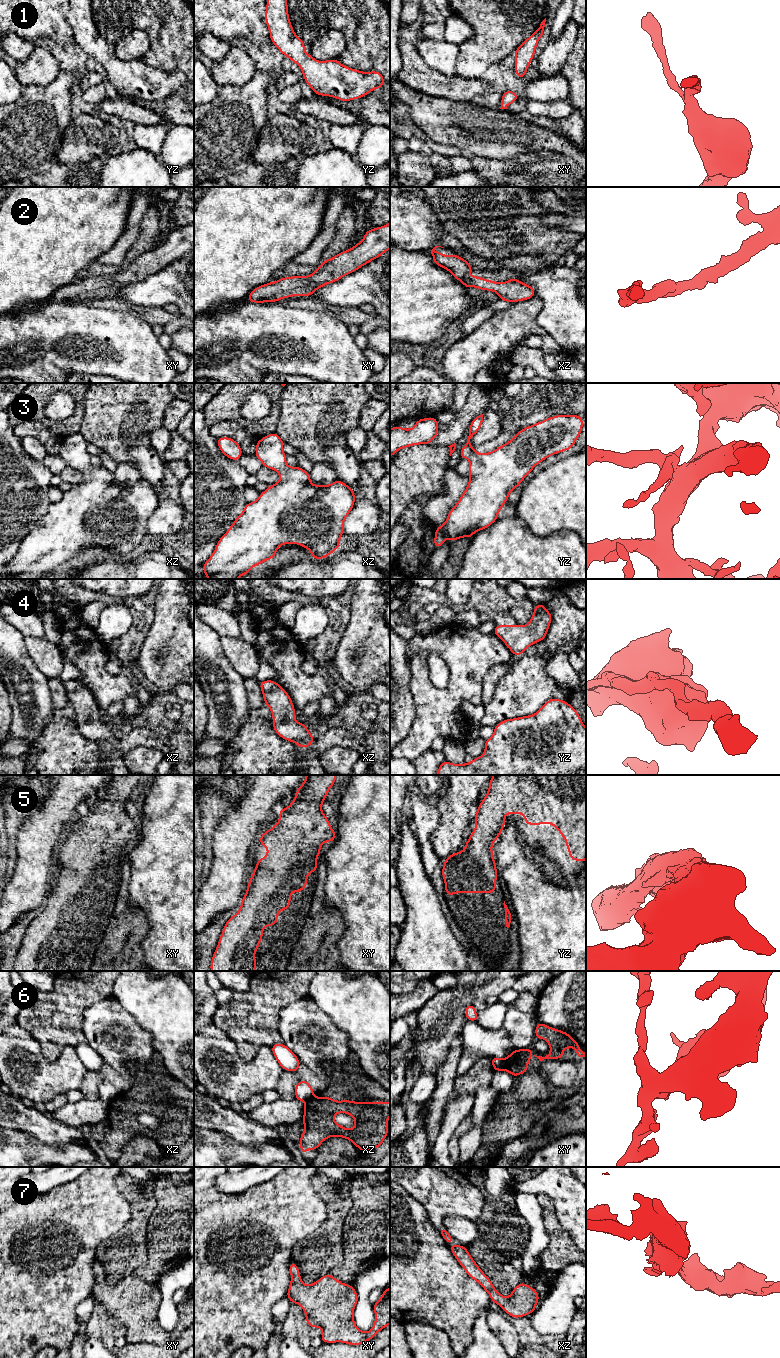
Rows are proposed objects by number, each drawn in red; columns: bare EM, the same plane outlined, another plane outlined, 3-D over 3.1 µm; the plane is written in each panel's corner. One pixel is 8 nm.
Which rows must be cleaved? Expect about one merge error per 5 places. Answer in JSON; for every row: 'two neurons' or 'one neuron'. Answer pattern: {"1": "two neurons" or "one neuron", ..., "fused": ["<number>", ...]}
{"1": "one neuron", "2": "one neuron", "3": "one neuron", "4": "one neuron", "5": "one neuron", "6": "two neurons", "7": "one neuron", "fused": ["6"]}

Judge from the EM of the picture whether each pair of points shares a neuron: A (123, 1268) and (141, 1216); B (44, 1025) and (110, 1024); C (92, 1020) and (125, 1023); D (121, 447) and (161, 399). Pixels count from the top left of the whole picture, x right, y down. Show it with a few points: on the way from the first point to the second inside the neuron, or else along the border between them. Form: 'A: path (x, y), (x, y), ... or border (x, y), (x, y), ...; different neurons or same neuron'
A: path (123, 1255), (134, 1242), (136, 1229); same neuron
B: border (93, 1003), (83, 1012), (82, 1031), (88, 1043); different neurons
C: path (100, 1020), (103, 1022), (117, 1022); same neuron
D: path (125, 435), (149, 411); same neuron

